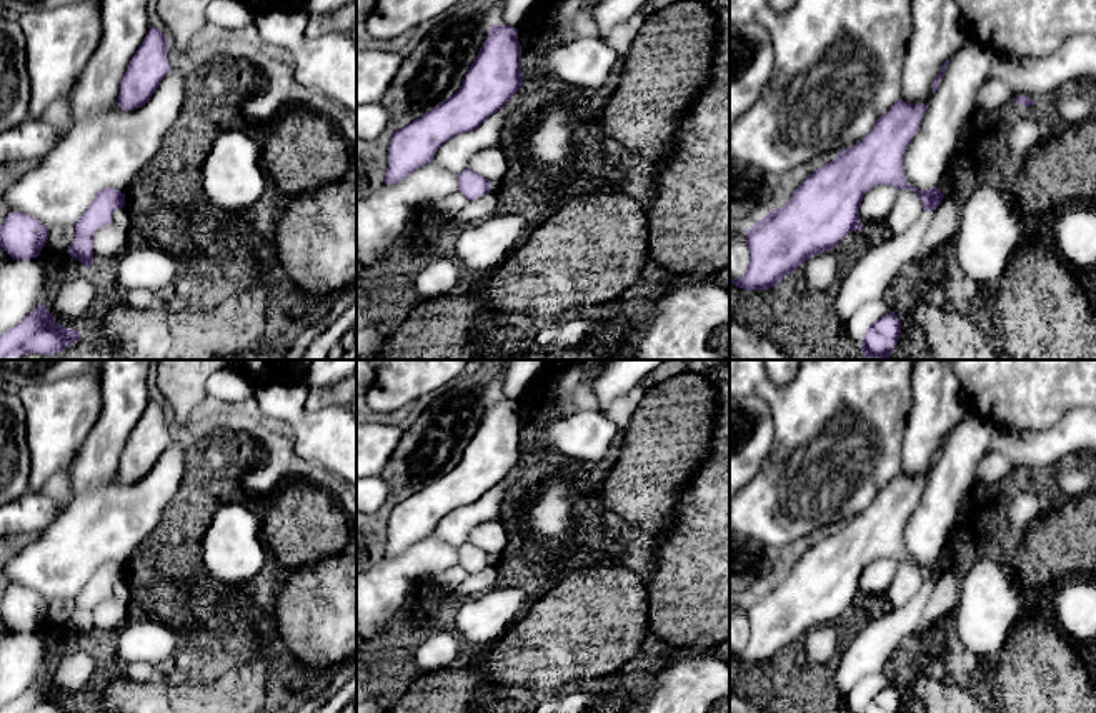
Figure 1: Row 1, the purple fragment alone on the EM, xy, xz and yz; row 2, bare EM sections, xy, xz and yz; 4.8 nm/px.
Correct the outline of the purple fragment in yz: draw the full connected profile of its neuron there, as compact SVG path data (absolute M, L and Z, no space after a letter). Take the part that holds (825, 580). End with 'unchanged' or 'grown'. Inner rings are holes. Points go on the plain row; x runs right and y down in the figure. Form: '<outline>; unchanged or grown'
M896 475L876 493L873 503L861 515L815 543L783 580L746 601L748 643L741 651L730 651L730 655L743 663L770 663L813 628L834 623L848 606L863 603L859 580L863 570L878 558L891 558L898 563L909 561L918 566L923 583L936 583L944 571L939 561L918 563L904 548L904 528L919 503L926 481L926 476Z; unchanged

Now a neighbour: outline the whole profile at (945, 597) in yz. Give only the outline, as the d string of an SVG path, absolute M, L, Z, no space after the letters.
M954 568L943 571L941 578L934 583L928 606L919 618L916 635L924 635L953 616L959 601L959 580L961 576L954 571Z

